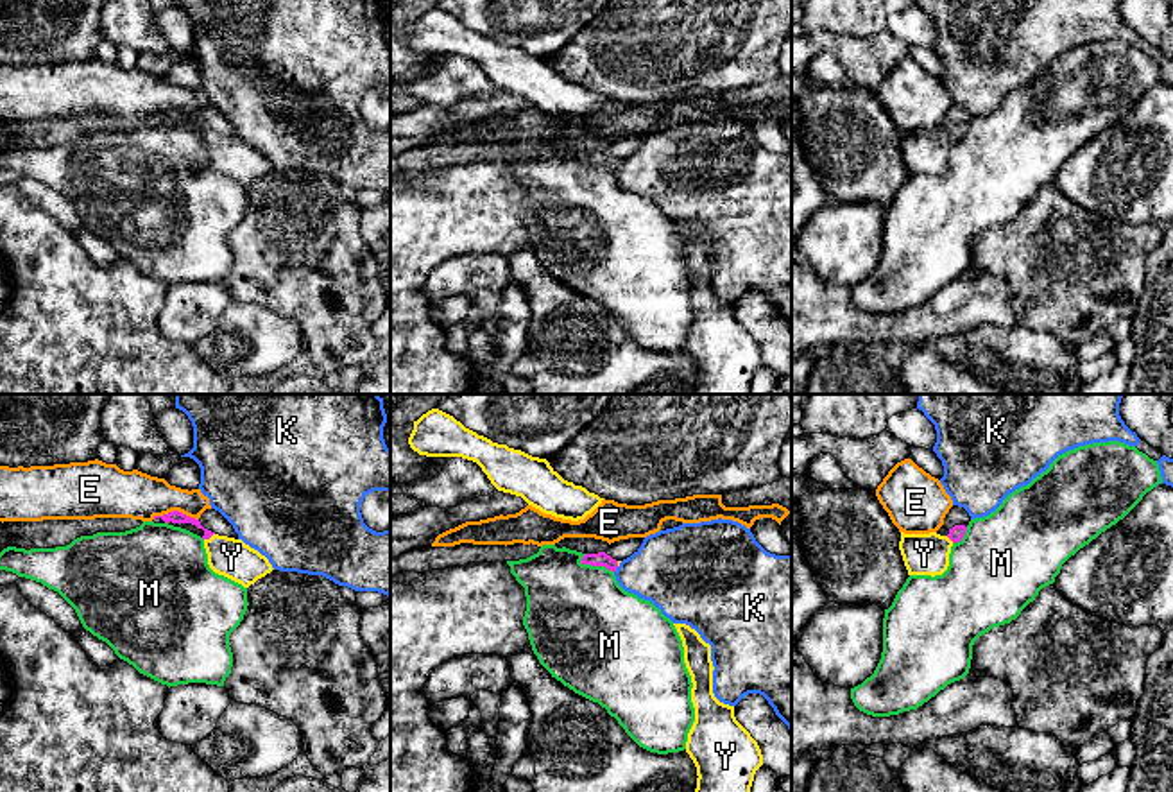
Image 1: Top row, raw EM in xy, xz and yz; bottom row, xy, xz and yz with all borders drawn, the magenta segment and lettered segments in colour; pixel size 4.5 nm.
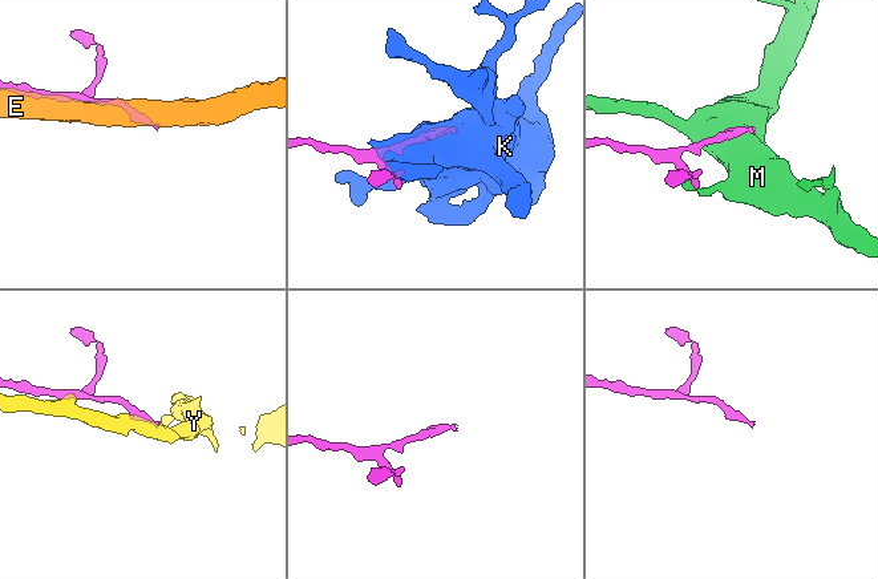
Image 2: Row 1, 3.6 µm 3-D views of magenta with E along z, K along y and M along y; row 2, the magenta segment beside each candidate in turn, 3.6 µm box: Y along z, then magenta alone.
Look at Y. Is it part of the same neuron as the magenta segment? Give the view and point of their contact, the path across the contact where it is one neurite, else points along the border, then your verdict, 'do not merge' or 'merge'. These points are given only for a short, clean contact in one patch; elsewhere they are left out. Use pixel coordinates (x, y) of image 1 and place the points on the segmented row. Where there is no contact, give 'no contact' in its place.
meets magenta in xy at (208, 538); runs through xy (174, 516), (196, 522), (208, 538), (231, 558); merge

